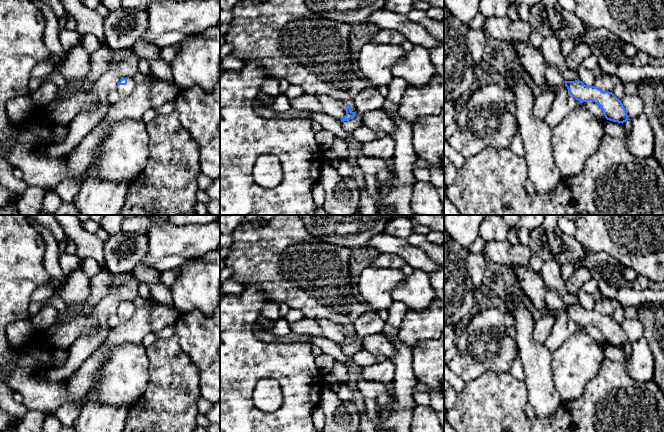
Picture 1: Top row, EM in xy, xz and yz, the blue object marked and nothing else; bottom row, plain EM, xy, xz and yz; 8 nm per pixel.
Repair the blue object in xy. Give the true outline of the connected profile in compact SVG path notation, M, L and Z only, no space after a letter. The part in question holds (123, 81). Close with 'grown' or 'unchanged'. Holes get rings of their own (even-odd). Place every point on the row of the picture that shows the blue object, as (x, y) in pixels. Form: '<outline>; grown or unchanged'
M122 78L118 82L118 93L121 98L129 97L136 88L136 83L132 78Z; grown

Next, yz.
M565 81L560 85L549 88L549 92L555 95L559 93L562 88L566 86L571 96L573 96L579 103L593 101L597 103L607 120L624 123L628 118L627 112L621 102L612 92L603 91L595 86L587 86L582 81Z; grown

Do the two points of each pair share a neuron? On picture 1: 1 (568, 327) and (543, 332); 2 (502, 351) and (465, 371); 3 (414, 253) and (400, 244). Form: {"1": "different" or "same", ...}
{"1": "different", "2": "same", "3": "same"}

